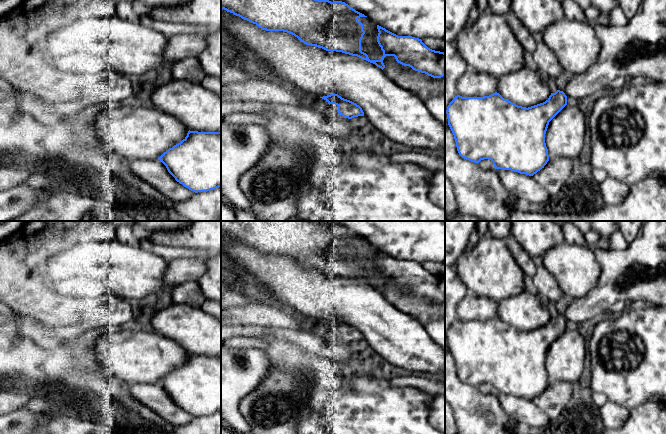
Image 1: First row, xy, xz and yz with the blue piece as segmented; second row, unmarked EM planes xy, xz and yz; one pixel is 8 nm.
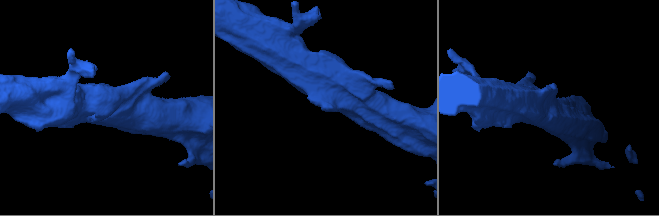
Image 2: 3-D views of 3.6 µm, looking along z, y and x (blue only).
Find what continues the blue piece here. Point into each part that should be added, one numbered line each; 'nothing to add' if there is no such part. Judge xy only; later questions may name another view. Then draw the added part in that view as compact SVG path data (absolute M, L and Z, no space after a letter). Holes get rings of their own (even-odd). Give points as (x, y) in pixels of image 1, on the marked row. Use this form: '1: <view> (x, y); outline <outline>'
nothing to add

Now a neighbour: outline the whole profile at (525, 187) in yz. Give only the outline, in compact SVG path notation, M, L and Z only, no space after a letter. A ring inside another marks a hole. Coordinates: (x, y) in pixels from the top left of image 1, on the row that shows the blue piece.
M497 169L497 172L504 188L522 200L544 205L550 198L533 176L503 169Z

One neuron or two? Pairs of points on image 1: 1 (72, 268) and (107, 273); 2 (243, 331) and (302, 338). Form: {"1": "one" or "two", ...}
{"1": "one", "2": "one"}

